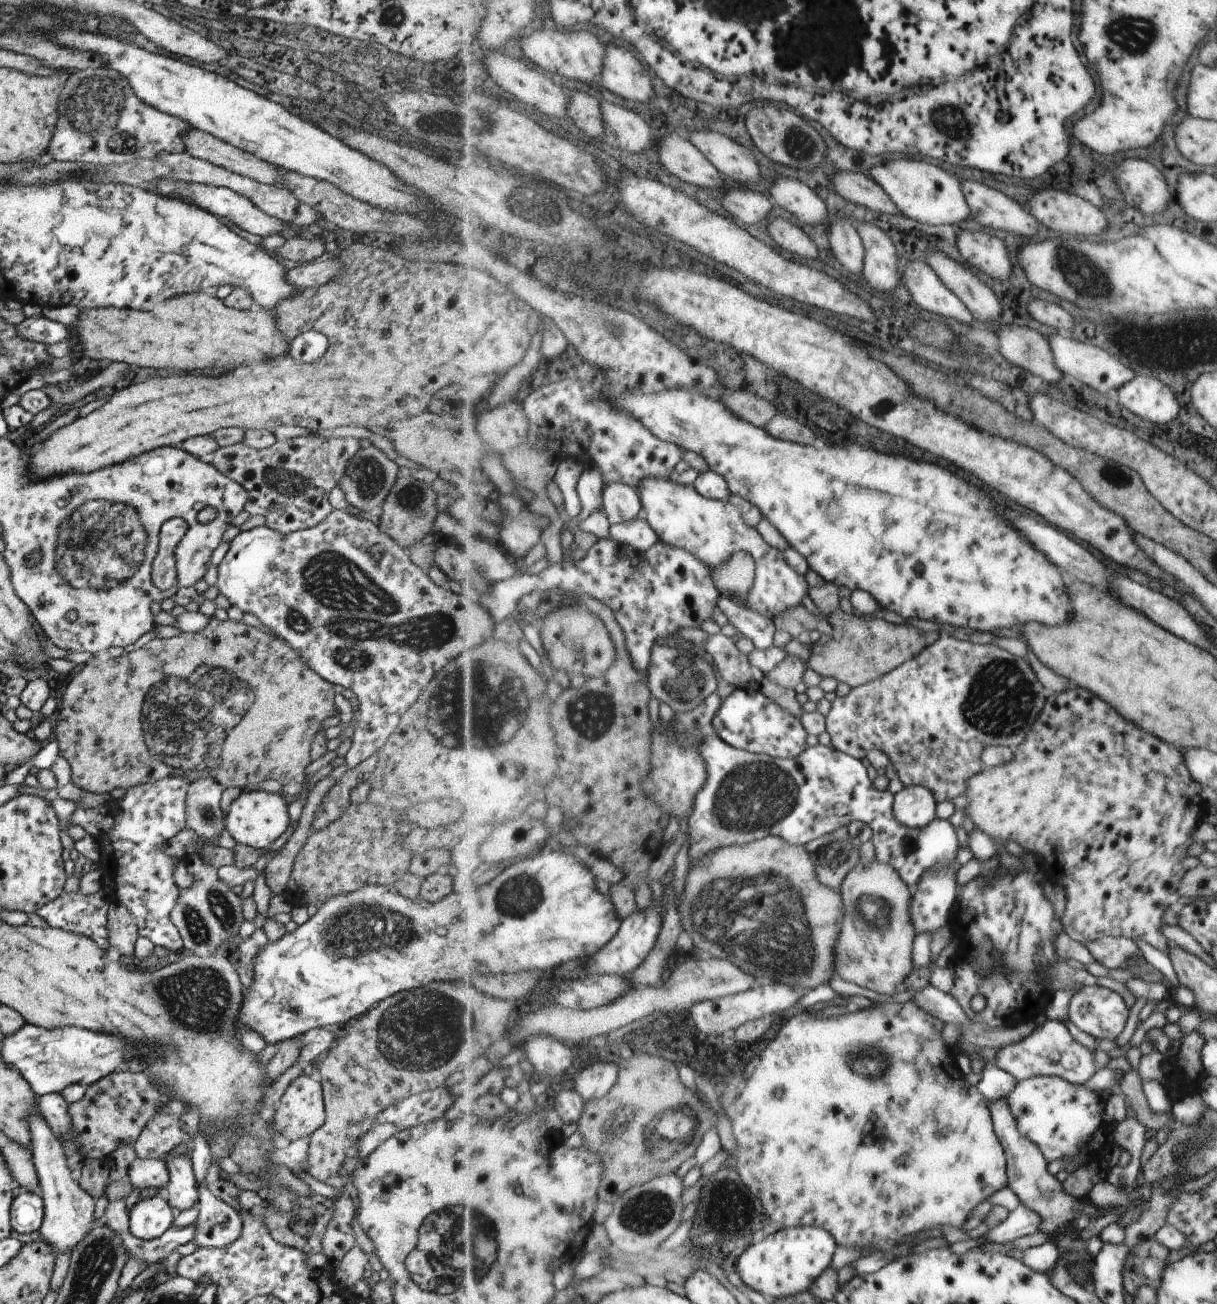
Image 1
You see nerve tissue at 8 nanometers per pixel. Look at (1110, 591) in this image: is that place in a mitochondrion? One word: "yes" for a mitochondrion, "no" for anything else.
no

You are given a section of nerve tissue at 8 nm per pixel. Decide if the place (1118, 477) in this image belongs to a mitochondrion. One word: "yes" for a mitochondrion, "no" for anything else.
yes

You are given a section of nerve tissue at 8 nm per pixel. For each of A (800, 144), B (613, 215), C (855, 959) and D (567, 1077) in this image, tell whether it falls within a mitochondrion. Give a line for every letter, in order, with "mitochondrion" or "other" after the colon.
A: mitochondrion
B: other
C: mitochondrion
D: other

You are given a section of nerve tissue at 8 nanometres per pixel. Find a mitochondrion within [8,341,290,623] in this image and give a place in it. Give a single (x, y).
(103, 542)

